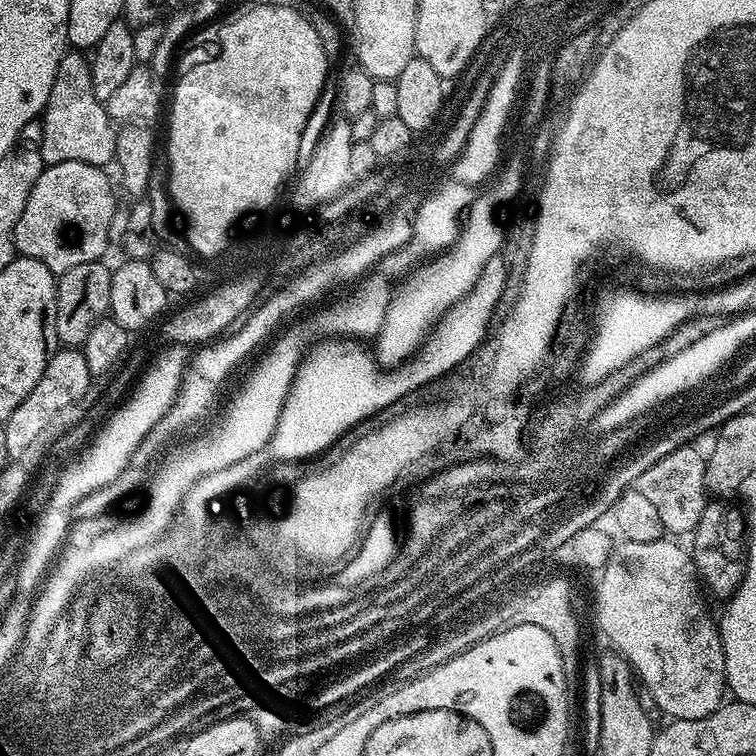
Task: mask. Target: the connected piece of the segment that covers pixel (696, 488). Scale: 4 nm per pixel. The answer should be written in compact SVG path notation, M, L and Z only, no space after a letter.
M696 446L679 448L674 454L666 454L662 462L650 466L646 474L638 481L638 491L650 498L651 504L658 510L658 518L662 518L665 533L680 538L680 535L695 532L702 518L704 508L710 502L710 493L706 474L708 461L705 453L699 452Z

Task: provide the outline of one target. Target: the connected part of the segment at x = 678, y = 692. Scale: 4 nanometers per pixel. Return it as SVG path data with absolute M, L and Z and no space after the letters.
M672 538L655 540L654 542L630 542L624 540L620 545L616 544L612 552L603 561L603 568L598 572L600 581L596 584L596 624L600 632L613 644L615 651L623 656L632 666L632 671L638 677L639 683L654 694L654 702L658 702L661 713L672 720L693 720L694 718L706 718L706 714L714 714L720 705L726 700L726 685L724 675L726 674L726 658L722 650L722 638L717 621L708 614L704 606L701 583L698 581L696 564L692 561L692 553L687 547L684 548Z

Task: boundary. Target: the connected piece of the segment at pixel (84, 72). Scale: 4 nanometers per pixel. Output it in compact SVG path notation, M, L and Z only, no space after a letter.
M65 51L60 59L50 98L42 113L42 123L44 133L40 157L44 159L45 165L86 162L95 168L104 168L115 161L118 128L109 120L107 107L94 94L92 65L83 51Z

